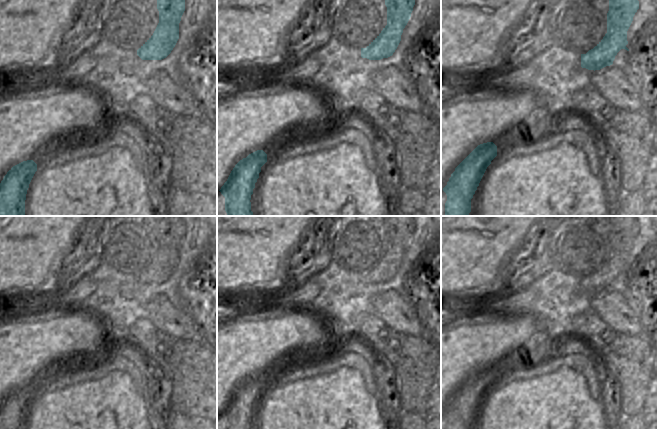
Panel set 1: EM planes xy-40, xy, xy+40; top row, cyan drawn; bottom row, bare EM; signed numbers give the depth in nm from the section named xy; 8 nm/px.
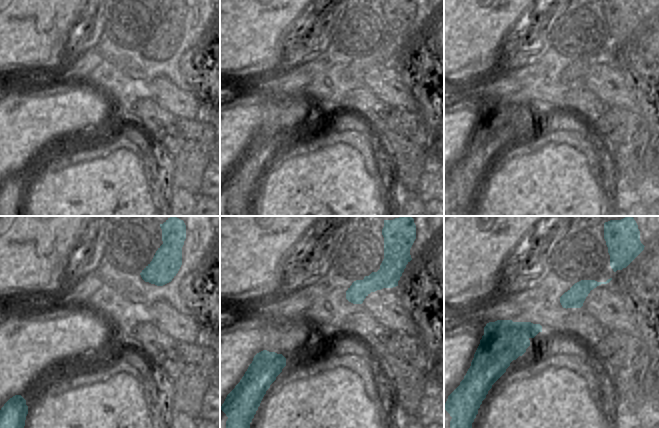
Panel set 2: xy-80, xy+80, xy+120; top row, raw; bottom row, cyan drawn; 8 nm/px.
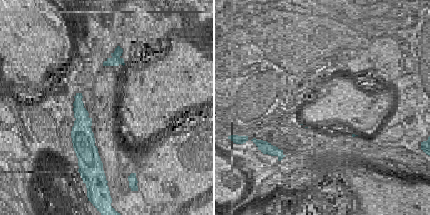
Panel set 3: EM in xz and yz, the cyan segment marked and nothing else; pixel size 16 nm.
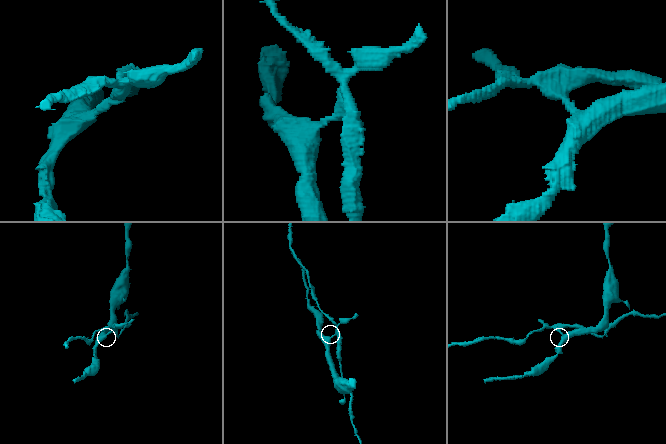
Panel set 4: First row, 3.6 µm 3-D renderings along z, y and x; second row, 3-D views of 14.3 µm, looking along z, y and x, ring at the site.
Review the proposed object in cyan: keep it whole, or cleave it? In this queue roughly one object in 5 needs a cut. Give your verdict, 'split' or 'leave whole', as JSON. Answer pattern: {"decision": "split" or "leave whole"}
{"decision": "split"}

